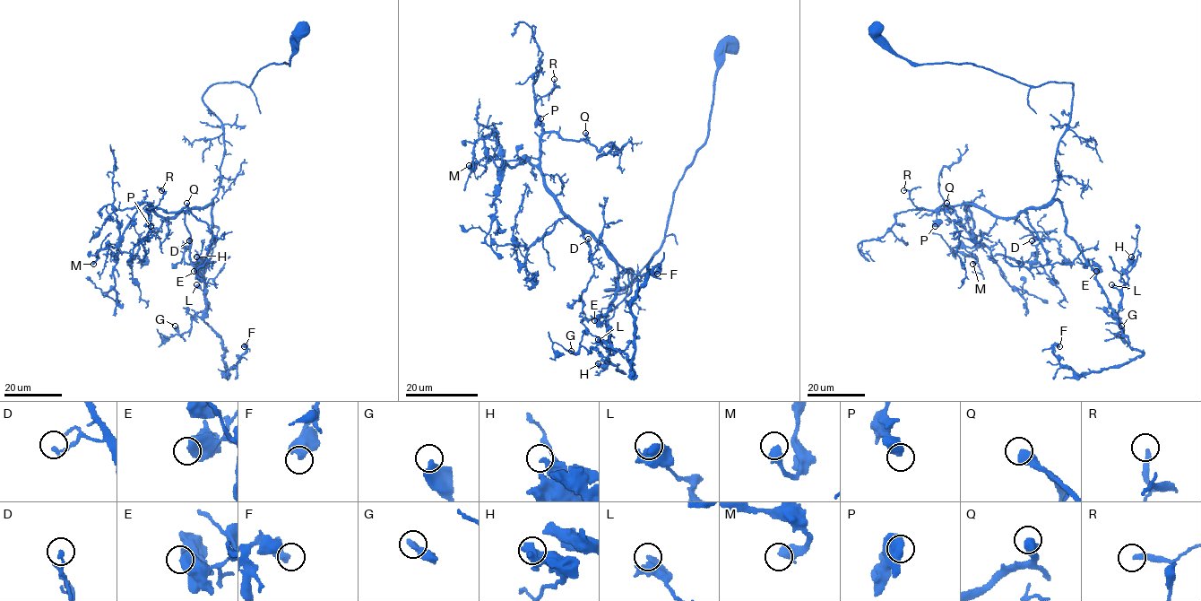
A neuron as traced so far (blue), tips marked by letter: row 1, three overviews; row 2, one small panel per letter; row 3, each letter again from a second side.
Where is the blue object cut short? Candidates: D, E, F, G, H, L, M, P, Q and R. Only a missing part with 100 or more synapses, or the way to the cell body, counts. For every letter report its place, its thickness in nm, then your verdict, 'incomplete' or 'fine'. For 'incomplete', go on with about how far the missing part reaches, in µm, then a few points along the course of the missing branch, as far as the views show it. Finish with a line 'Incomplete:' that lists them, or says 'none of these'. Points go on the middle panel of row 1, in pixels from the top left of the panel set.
D: place (588, 239); calibre 200 nm; fine
E: place (594, 320); calibre 650 nm; fine
F: place (657, 274); calibre 480 nm; fine
G: place (571, 351); calibre 400 nm; fine
H: place (598, 363); calibre 320 nm; fine
L: place (598, 339); calibre 550 nm; fine
M: place (469, 165); calibre 500 nm; fine
P: place (540, 118); calibre 700 nm; fine
Q: place (585, 133); calibre 550 nm; incomplete; missing 50 µm; course (585, 133), (603, 94), (618, 99), (631, 95), (638, 85), (639, 79), (634, 74), (630, 59), (631, 51)
R: place (554, 79); calibre 280 nm; fine
Incomplete: Q

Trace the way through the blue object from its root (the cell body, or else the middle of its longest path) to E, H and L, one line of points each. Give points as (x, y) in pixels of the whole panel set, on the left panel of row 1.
E: (301, 30), (289, 64), (203, 95), (224, 152), (211, 249), (194, 271)
H: (301, 30), (289, 64), (203, 95), (224, 152), (201, 317), (196, 256)
L: (301, 30), (289, 64), (203, 95), (224, 152), (201, 317), (196, 284)

